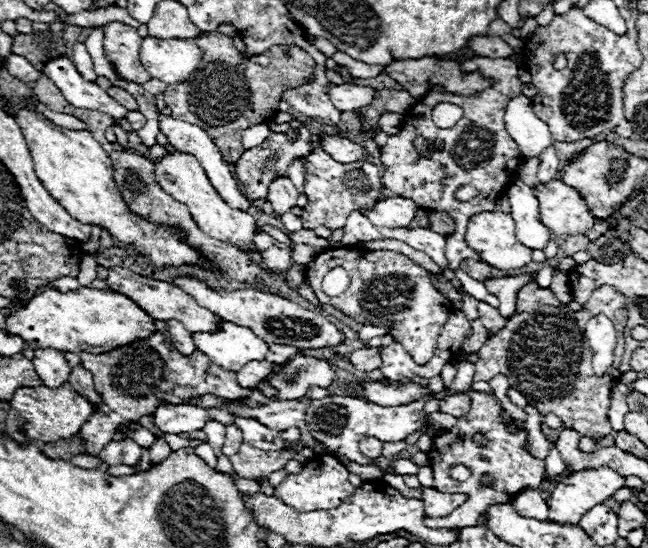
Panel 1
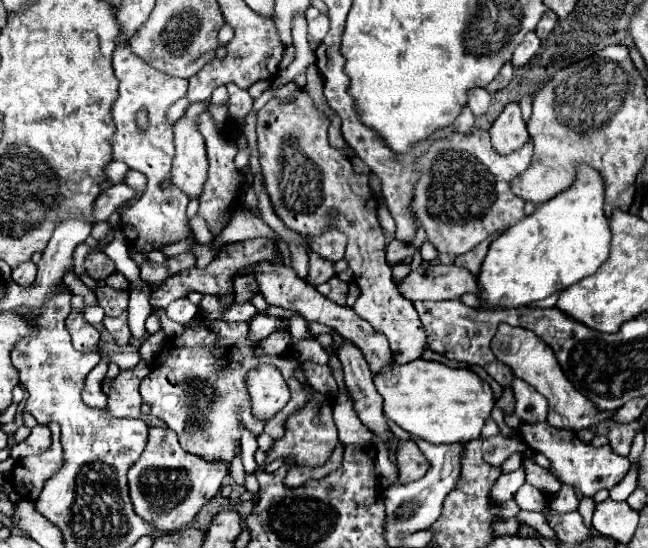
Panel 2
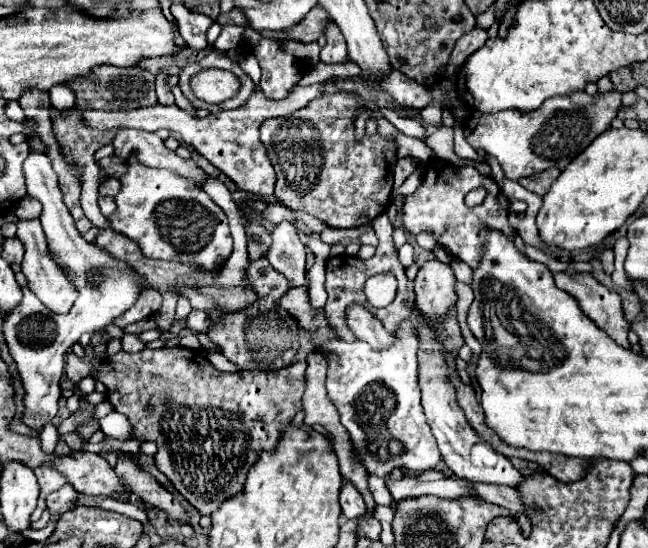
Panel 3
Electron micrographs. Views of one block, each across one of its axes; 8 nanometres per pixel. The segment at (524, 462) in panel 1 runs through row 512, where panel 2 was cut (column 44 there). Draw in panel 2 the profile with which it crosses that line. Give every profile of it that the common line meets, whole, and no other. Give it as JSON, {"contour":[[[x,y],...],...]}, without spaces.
{"contour":[[[48,424],[48,428],[52,432],[50,448],[42,454],[34,454],[34,456],[26,456],[24,460],[18,460],[12,470],[14,490],[28,500],[38,498],[48,476],[52,476],[60,466],[60,456],[62,456],[60,430],[56,424]]]}

